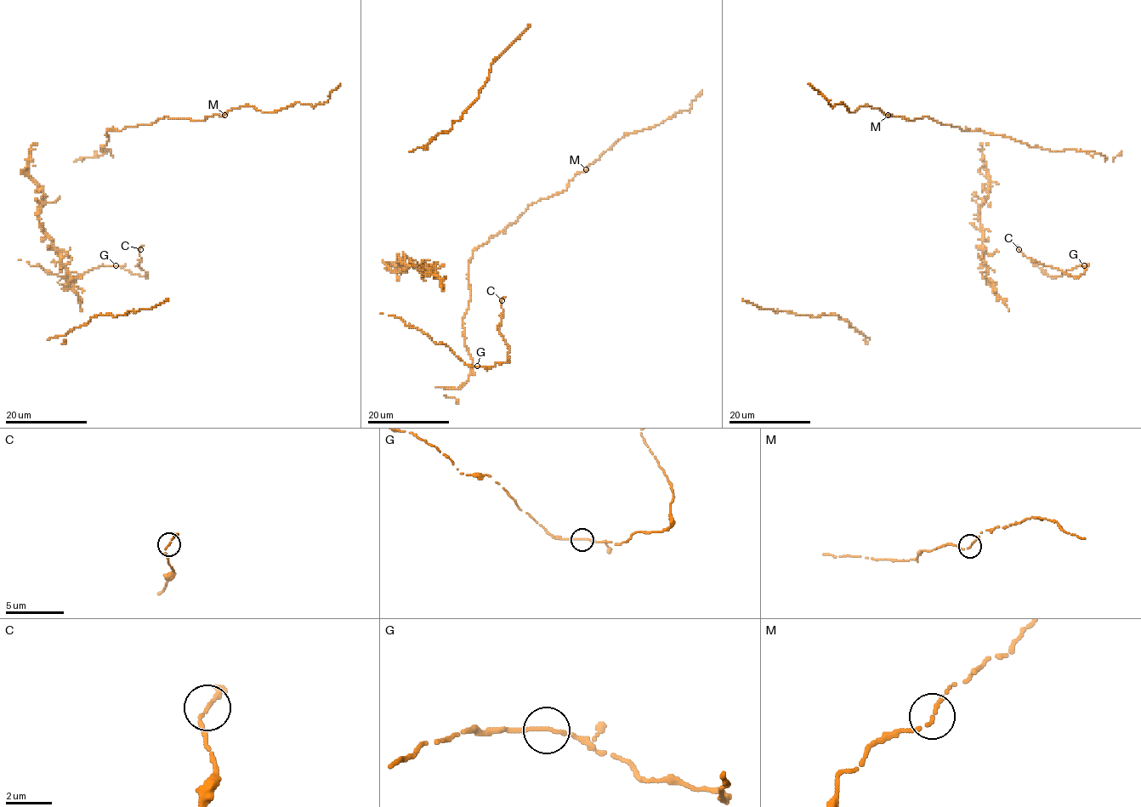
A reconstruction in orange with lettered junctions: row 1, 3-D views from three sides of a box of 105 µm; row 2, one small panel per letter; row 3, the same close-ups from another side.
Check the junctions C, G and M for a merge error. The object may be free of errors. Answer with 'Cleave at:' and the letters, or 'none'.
Cleave at: none

